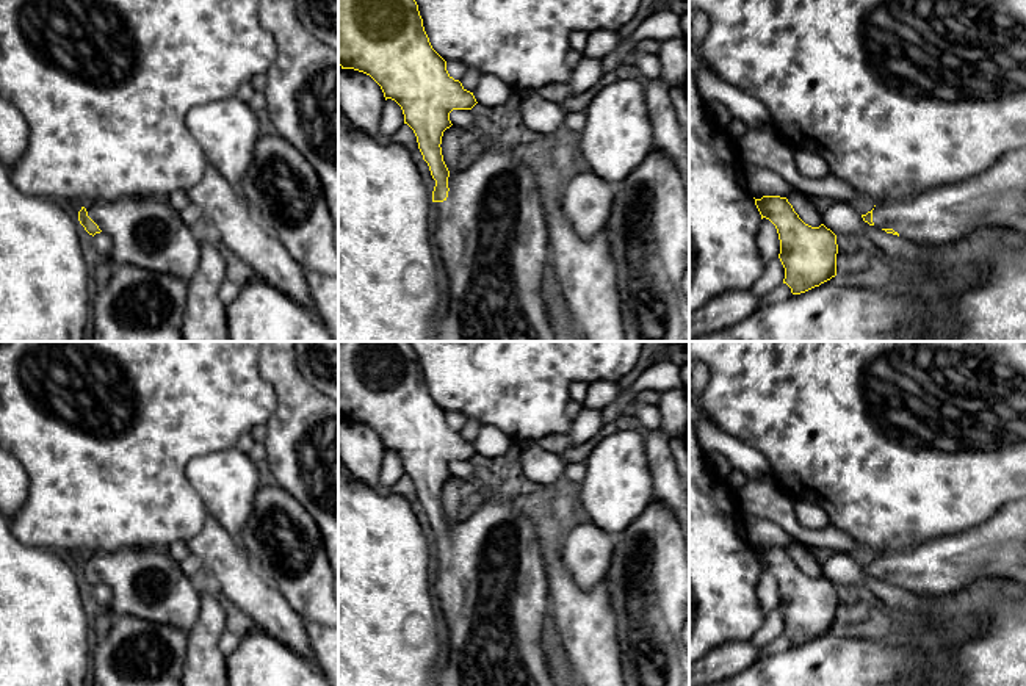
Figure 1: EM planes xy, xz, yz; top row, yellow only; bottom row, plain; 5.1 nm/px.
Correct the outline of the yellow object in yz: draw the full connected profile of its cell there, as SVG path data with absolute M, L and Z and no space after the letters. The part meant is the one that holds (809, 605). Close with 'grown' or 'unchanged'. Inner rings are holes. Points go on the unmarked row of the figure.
M786 548L755 550L761 570L769 570L779 584L779 609L793 645L805 644L836 626L836 586L824 575L811 578L794 562Z; unchanged

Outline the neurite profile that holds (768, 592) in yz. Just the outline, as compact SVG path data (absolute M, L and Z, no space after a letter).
M763 569L760 581L757 584L757 597L760 611L768 616L771 611L777 609L780 605L780 590L775 576Z

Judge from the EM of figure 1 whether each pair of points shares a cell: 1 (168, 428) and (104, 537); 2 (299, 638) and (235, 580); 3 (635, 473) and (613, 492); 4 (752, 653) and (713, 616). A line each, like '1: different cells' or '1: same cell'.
1: same cell
2: same cell
3: same cell
4: different cells

